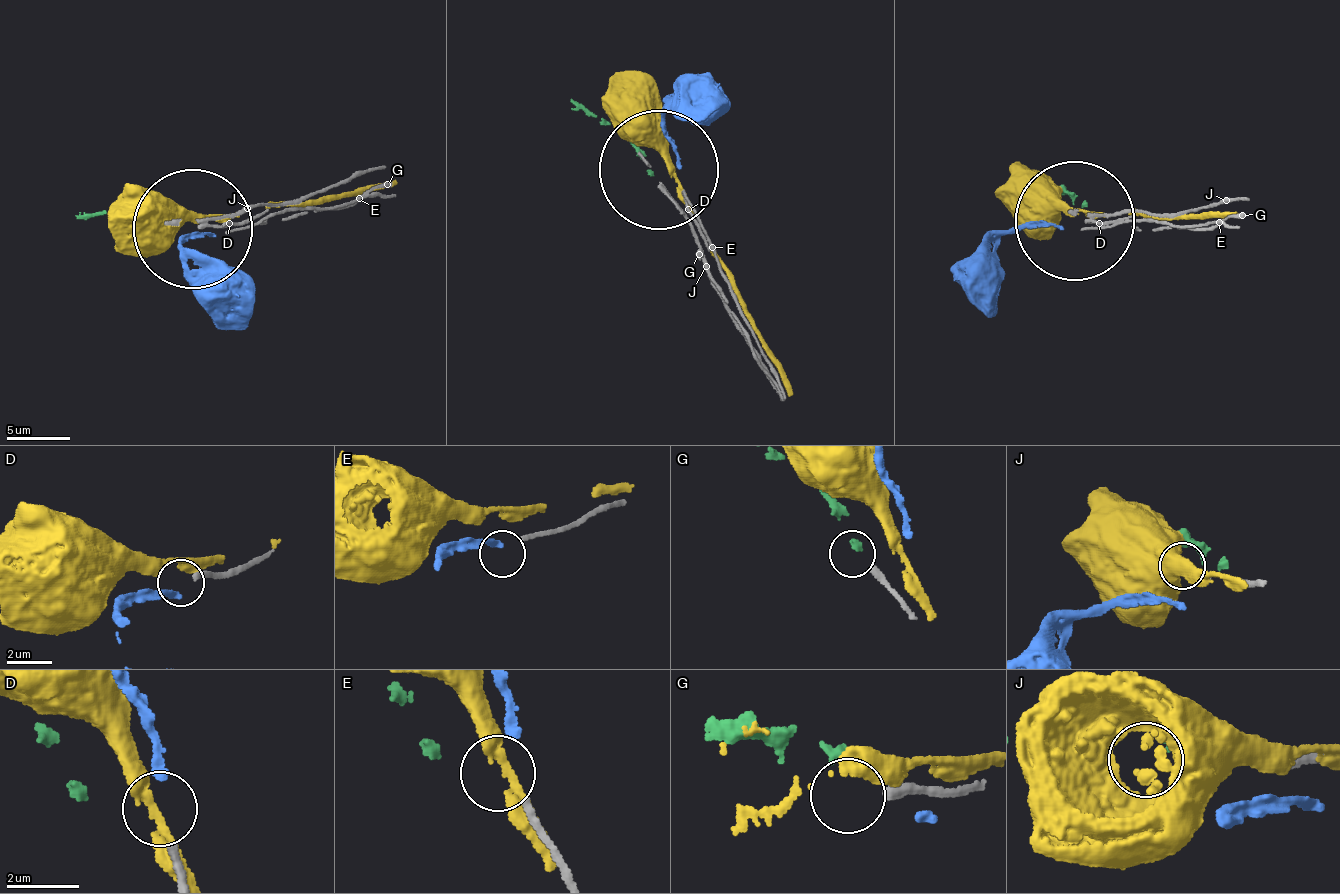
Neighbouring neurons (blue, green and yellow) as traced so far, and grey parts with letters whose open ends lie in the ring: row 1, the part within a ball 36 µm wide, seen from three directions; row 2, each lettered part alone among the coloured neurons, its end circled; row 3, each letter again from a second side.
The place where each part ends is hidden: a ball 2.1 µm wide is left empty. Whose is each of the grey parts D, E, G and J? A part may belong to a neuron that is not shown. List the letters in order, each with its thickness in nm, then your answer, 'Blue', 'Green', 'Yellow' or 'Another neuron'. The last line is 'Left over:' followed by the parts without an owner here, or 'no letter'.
D: Thickness 240 nm. Blue
E: Thickness 200 nm. Another neuron
G: Thickness 320 nm. Another neuron
J: Thickness 280 nm. Another neuron
Left over: E, G, J

